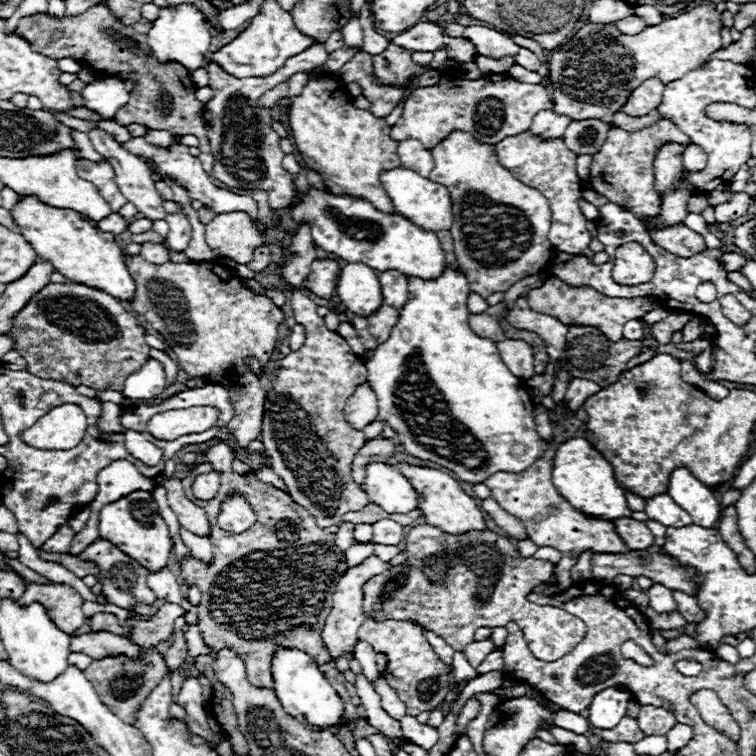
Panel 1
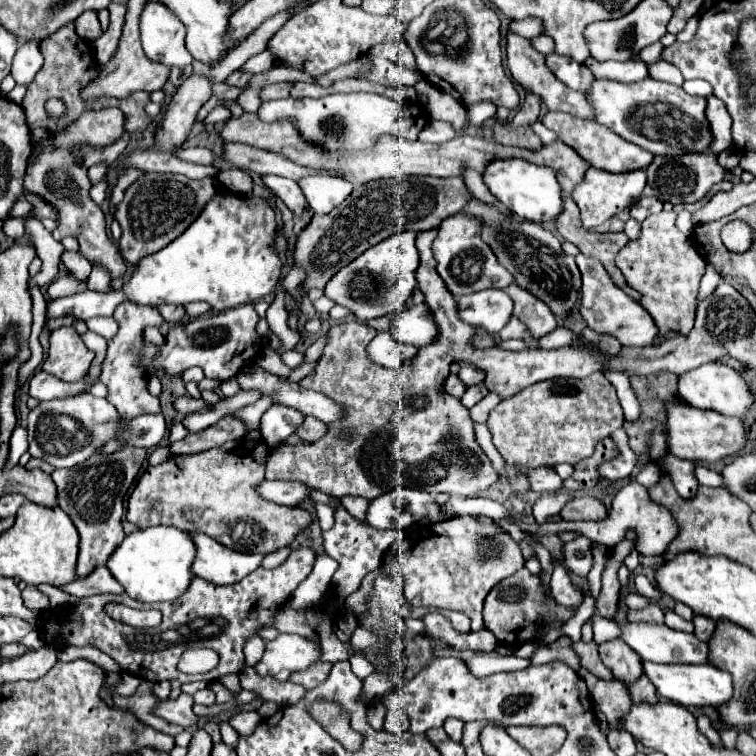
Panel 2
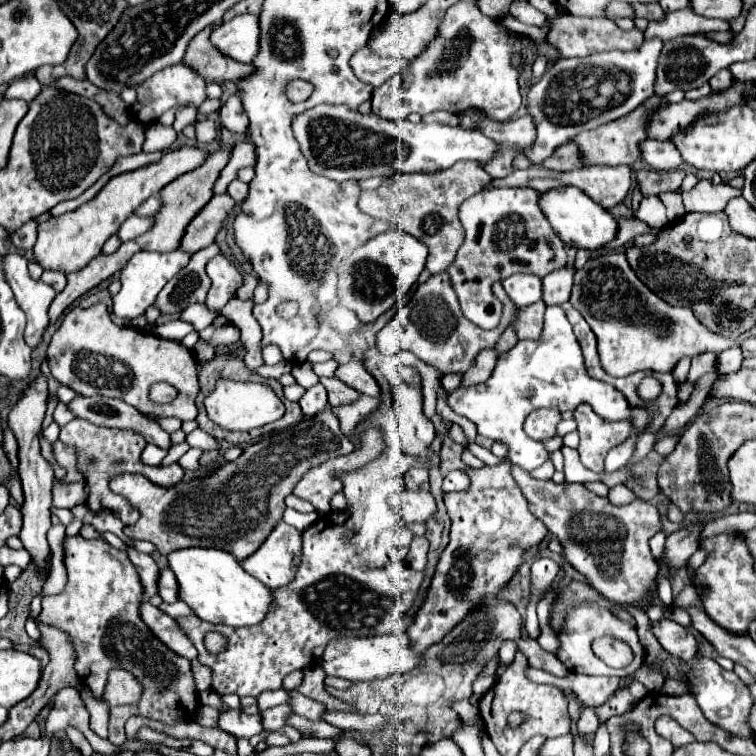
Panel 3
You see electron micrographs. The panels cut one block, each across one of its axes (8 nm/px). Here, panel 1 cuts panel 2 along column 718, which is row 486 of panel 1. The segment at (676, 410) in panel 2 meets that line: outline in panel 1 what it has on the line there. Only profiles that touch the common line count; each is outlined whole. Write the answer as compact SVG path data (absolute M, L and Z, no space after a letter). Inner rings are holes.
M398 464L398 470L410 480L416 492L420 492L420 510L422 510L422 516L426 518L426 524L436 526L448 534L486 530L486 522L484 522L482 510L478 508L476 498L468 496L452 476L434 468L418 468L418 466L408 466L408 464Z

